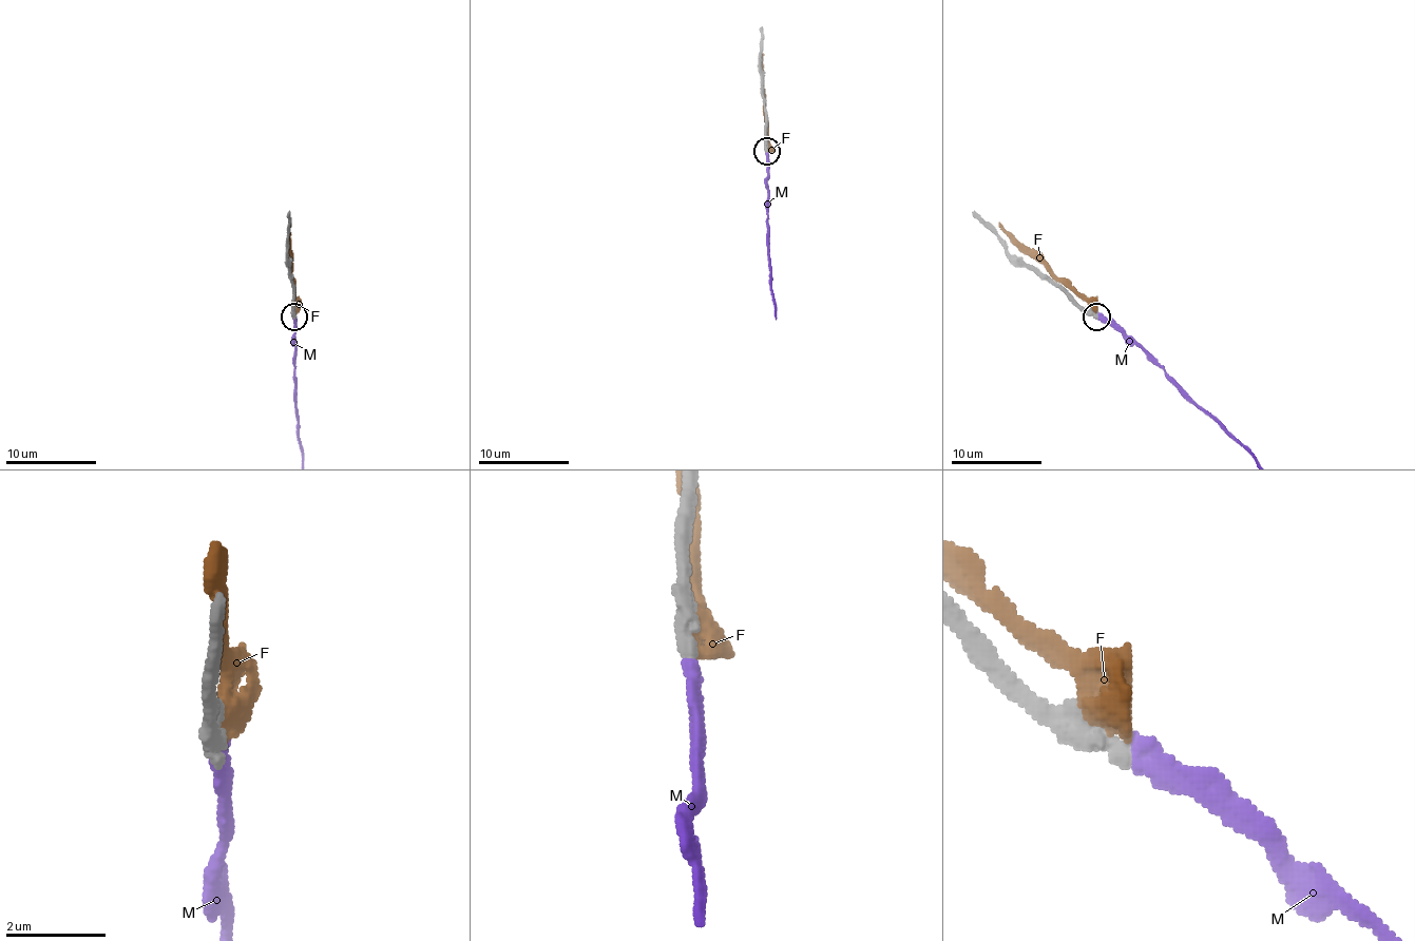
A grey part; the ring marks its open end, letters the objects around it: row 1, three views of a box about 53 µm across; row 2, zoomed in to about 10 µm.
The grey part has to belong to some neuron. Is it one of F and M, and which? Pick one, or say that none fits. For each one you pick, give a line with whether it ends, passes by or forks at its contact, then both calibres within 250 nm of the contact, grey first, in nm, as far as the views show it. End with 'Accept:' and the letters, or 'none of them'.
M: it ends there; 320 nm thick on the grey side, 360 nm on the other
Accept: M

